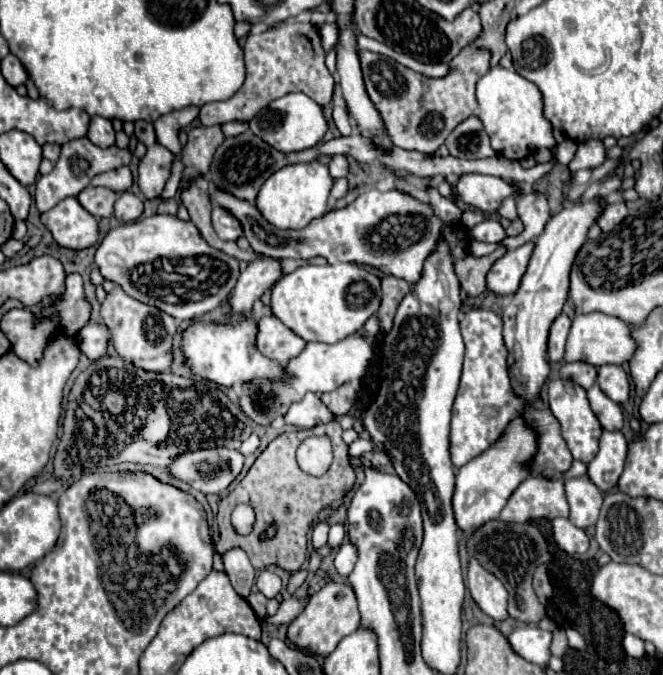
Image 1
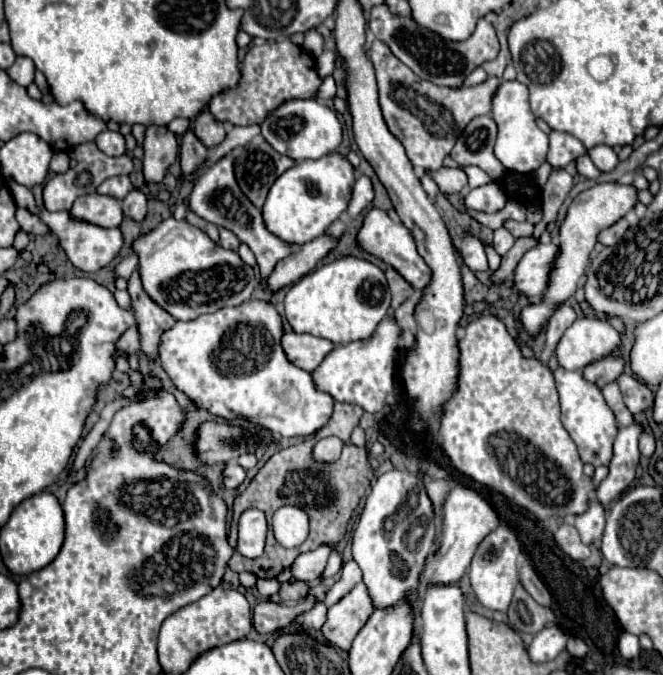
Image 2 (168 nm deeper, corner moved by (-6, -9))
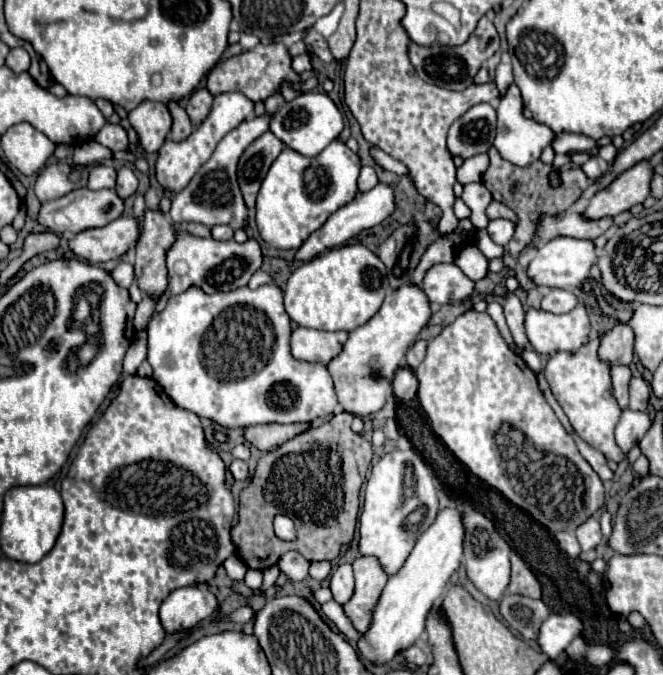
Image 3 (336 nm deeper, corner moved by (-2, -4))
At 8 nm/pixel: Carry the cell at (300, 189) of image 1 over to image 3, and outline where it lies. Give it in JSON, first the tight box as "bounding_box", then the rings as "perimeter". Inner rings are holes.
{"bounding_box":[256,140,358,250],"perimeter":[[[338,140],[328,144],[314,158],[306,158],[290,148],[284,148],[282,154],[274,160],[258,192],[256,226],[260,230],[260,236],[274,248],[296,250],[328,220],[330,214],[356,198],[358,174],[358,154],[354,154],[346,144]]]}

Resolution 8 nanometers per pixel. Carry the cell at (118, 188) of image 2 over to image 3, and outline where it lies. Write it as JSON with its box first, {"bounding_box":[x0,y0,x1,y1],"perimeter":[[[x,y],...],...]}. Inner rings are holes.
{"bounding_box":[88,164,116,190],"perimeter":[[[94,164],[90,168],[90,180],[88,188],[90,190],[102,190],[102,188],[114,188],[116,186],[116,170],[106,164]]]}

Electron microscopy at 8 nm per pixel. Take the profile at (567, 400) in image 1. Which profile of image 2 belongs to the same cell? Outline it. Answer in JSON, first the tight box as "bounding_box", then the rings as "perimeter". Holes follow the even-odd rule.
{"bounding_box":[554,367,618,467],"perimeter":[[[558,367],[554,371],[554,381],[556,381],[556,389],[560,395],[560,407],[562,407],[562,425],[564,429],[570,433],[570,437],[574,439],[580,459],[584,463],[592,463],[594,467],[598,465],[608,465],[612,453],[612,443],[618,431],[618,423],[616,417],[612,413],[612,409],[606,405],[602,391],[586,381],[582,377],[582,371],[568,371]]]}

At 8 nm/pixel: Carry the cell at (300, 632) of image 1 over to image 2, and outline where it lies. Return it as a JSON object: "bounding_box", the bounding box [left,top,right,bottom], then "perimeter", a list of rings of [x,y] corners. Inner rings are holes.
{"bounding_box":[322,583,374,651],"perimeter":[[[358,583],[340,603],[328,609],[328,621],[324,623],[322,633],[332,645],[348,651],[372,611],[374,605],[370,601],[370,593],[364,583]]]}

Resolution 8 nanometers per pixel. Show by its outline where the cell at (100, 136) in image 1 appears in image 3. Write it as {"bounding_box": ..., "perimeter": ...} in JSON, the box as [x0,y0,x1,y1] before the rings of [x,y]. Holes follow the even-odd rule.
{"bounding_box":[94,122,128,152],"perimeter":[[[106,122],[106,126],[94,136],[94,140],[102,146],[106,146],[112,152],[124,152],[128,148],[128,138],[122,126],[114,126],[110,122]]]}

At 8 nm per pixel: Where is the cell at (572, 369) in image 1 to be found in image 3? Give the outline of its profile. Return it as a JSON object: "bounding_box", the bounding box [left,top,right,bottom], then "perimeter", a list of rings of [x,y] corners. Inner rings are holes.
{"bounding_box":[598,324,634,366],"perimeter":[[[616,324],[602,334],[598,358],[610,366],[628,366],[634,356],[634,334],[626,324]]]}

